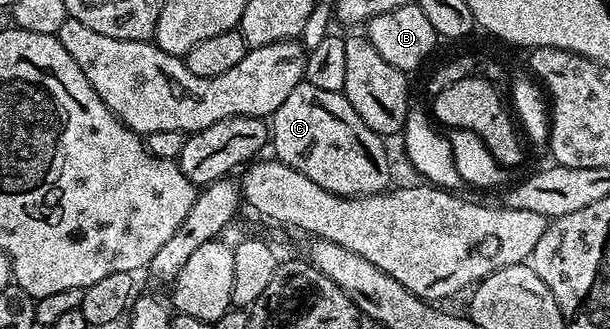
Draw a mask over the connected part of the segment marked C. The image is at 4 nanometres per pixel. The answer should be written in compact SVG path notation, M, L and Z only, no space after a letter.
M305 80L286 95L282 107L270 118L270 149L276 152L275 160L302 171L306 179L314 179L318 187L339 197L365 197L389 188L384 145L385 138L358 119L358 111L350 107L343 93L322 91Z

